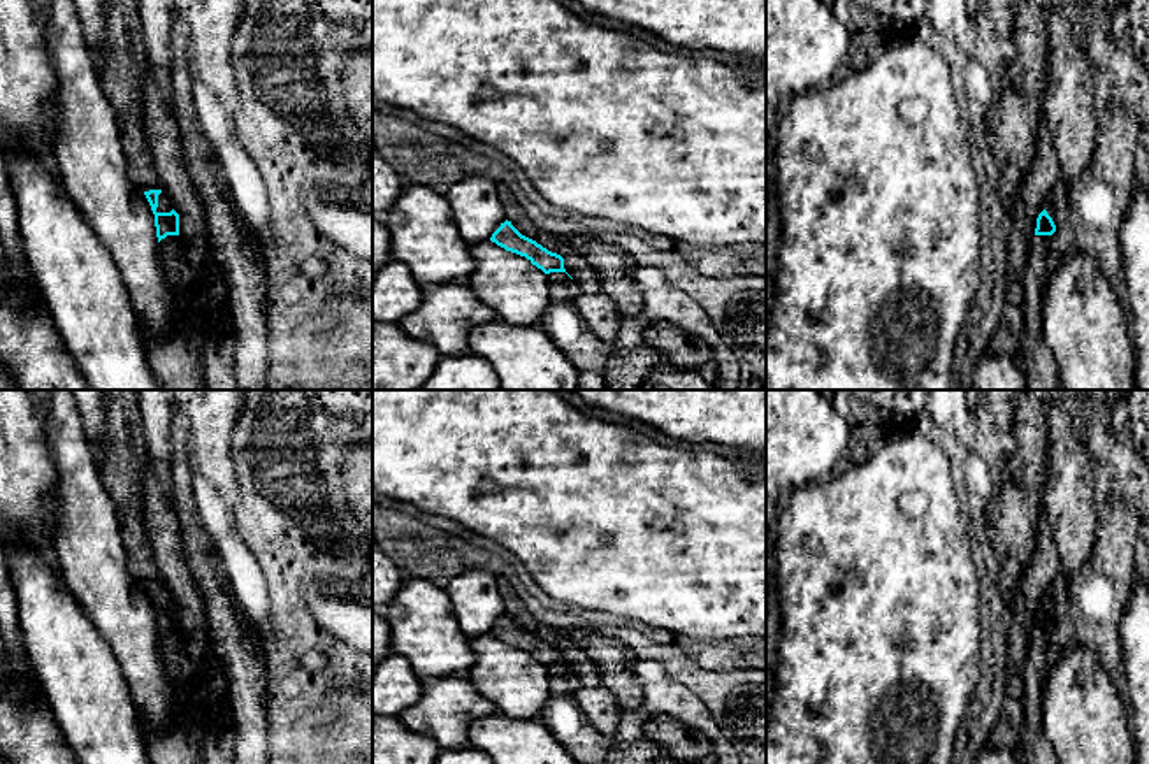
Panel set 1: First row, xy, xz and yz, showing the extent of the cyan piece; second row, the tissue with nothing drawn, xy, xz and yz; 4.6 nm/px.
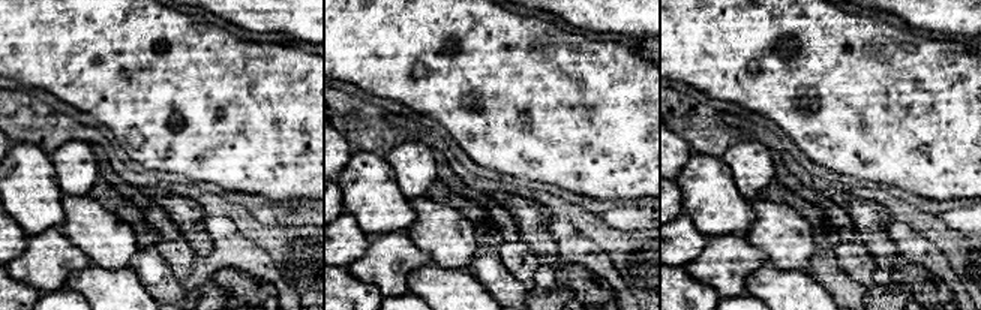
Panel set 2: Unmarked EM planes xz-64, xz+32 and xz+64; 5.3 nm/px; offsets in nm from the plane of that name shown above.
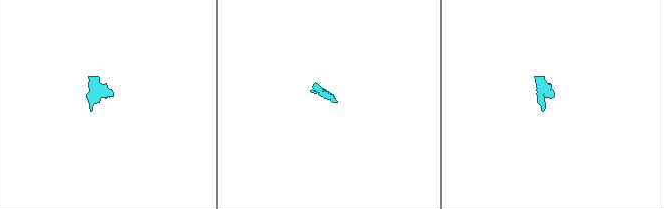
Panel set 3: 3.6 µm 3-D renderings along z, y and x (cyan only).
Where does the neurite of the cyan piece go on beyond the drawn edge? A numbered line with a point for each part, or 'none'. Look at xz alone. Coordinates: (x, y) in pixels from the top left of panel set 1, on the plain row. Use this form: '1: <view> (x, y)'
1: xz (563, 682)

